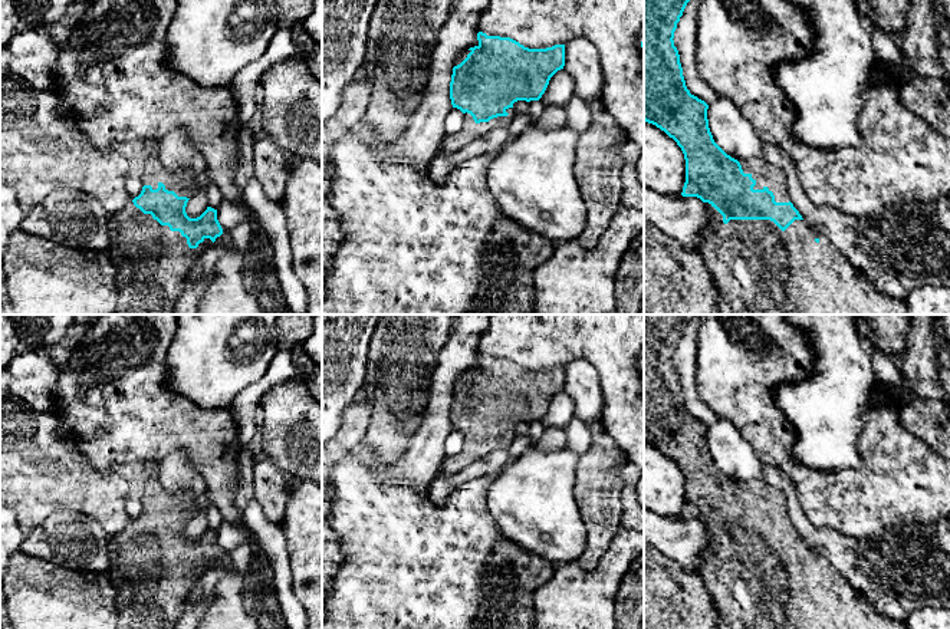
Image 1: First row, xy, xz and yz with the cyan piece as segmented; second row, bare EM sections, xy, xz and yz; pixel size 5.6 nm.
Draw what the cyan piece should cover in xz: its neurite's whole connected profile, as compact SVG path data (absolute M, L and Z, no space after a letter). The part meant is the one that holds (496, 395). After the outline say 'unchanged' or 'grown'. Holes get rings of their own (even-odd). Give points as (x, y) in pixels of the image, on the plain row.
M477 355L479 366L464 372L454 383L450 404L453 429L464 435L461 451L446 458L441 474L451 475L473 461L513 442L513 425L539 422L550 399L565 388L565 366L546 371L529 371L510 359Z; grown

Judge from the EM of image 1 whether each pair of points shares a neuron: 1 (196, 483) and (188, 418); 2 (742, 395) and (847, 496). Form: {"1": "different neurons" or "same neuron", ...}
{"1": "different neurons", "2": "same neuron"}

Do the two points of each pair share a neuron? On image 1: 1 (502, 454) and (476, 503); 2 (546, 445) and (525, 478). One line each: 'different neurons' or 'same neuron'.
1: different neurons
2: different neurons

